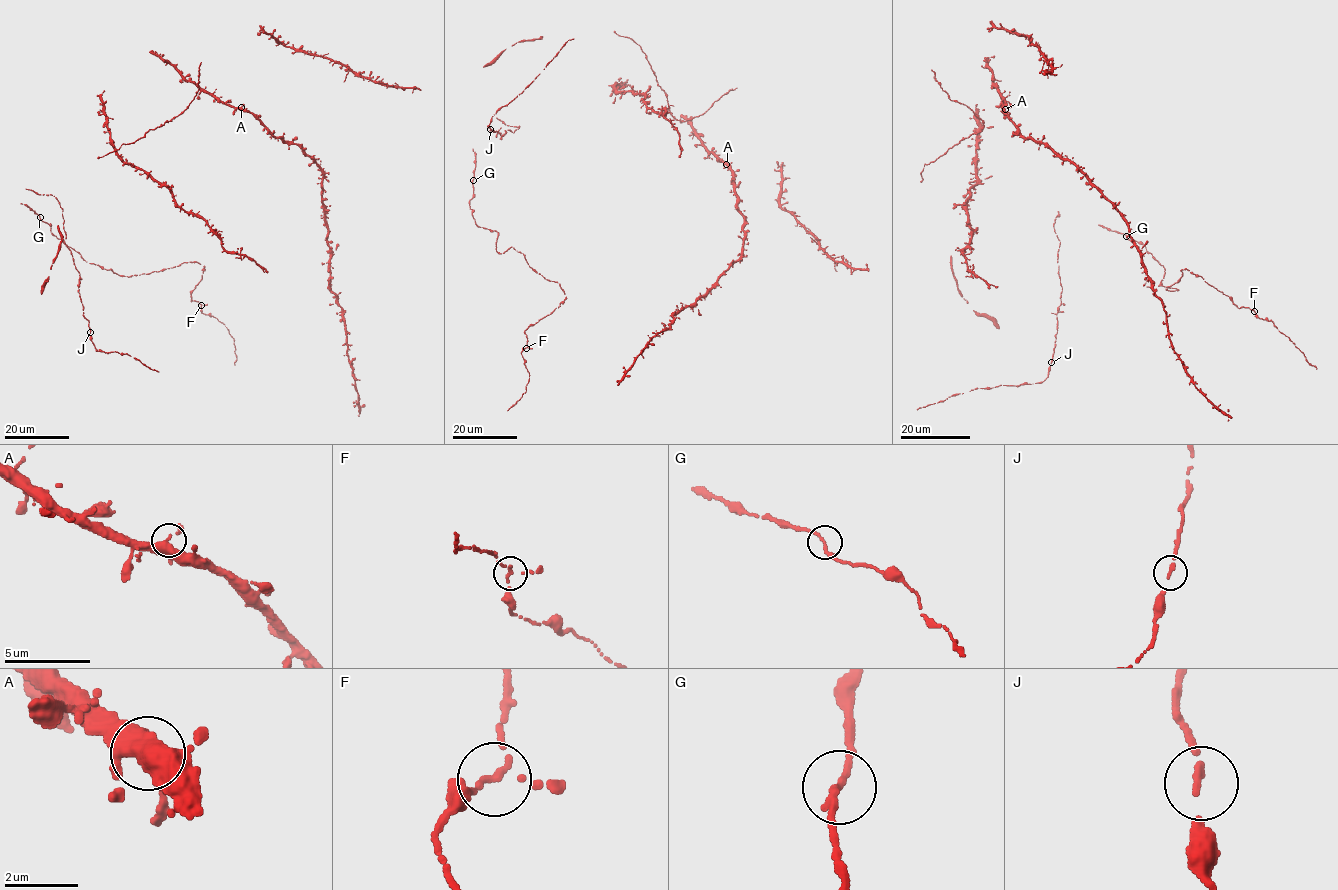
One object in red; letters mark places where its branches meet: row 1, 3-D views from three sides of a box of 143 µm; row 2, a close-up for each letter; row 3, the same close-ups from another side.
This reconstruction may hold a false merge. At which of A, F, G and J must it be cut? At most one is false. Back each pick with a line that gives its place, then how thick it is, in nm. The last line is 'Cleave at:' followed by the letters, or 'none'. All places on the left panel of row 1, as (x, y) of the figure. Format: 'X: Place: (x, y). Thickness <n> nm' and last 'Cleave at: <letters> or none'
Cleave at: none

